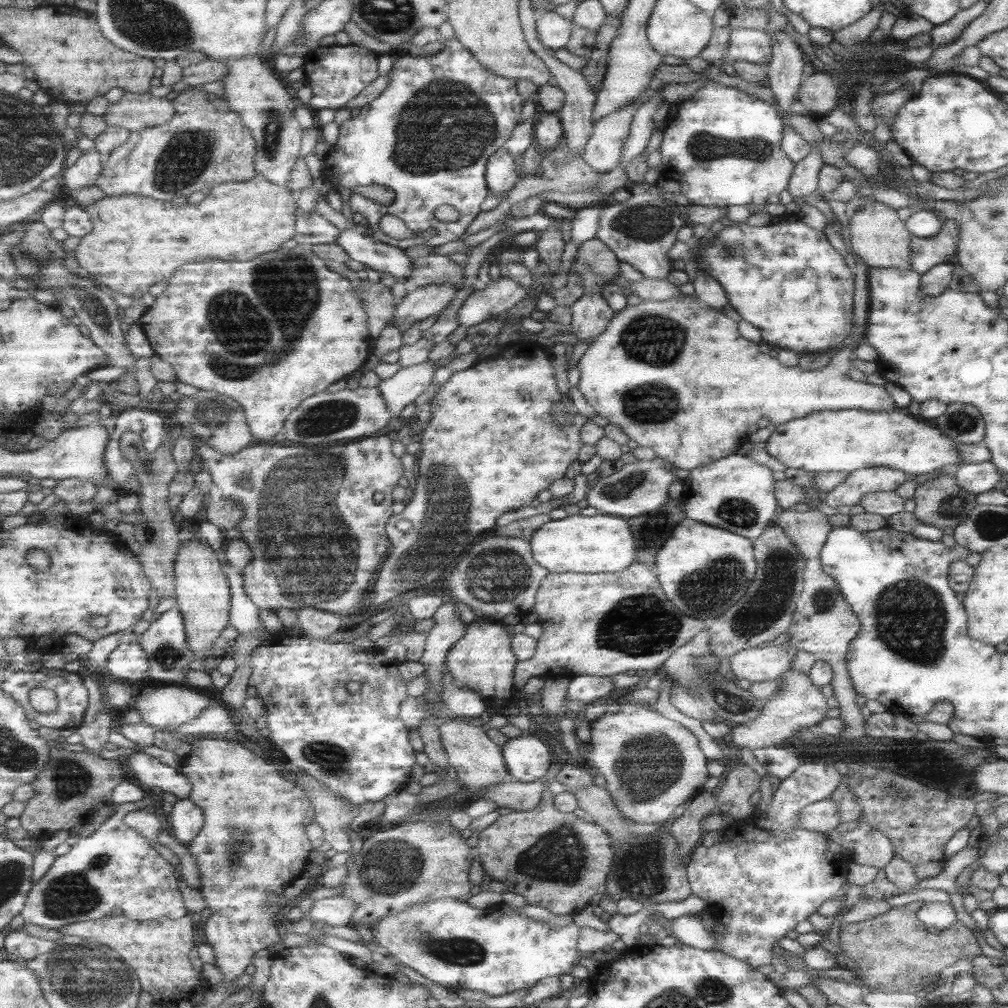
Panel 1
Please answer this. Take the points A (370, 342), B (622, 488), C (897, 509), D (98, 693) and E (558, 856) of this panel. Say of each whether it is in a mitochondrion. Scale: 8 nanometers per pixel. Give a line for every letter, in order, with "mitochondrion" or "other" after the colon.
A: other
B: mitochondrion
C: other
D: other
E: mitochondrion

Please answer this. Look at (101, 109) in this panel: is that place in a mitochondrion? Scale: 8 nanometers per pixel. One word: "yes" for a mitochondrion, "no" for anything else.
no

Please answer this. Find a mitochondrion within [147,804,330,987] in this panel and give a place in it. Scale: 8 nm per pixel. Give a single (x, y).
(236, 848)

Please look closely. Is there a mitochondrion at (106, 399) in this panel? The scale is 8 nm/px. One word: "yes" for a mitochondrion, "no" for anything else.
no

